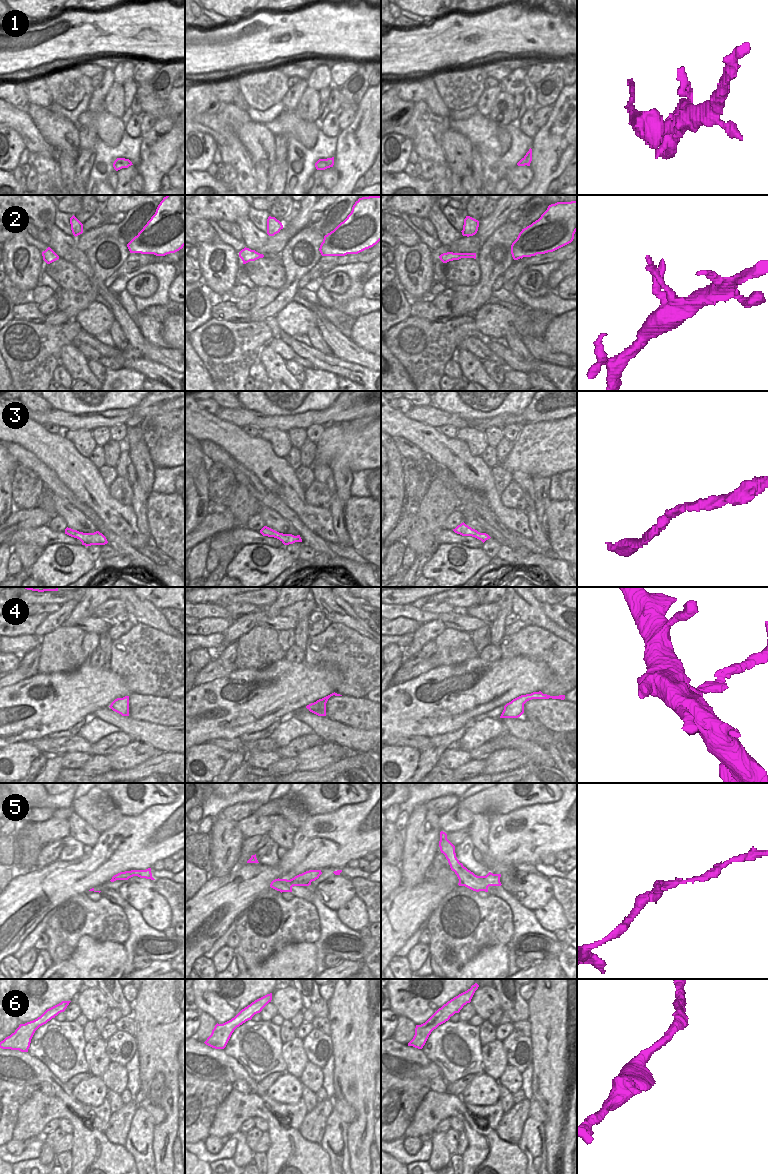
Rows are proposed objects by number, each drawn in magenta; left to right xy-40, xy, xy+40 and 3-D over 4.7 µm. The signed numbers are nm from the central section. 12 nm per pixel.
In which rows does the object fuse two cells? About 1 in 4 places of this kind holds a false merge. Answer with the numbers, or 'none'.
1, 4

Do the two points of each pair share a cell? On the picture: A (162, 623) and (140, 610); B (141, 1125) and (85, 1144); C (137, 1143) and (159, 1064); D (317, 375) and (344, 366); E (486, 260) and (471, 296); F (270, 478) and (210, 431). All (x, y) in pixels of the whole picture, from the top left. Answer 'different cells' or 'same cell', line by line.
A: same cell
B: different cells
C: different cells
D: different cells
E: same cell
F: same cell

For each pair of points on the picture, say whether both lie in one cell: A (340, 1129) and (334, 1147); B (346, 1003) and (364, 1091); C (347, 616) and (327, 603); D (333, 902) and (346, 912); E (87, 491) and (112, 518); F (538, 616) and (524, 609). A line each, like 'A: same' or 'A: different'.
A: same
B: same
C: same
D: different
E: same
F: same

